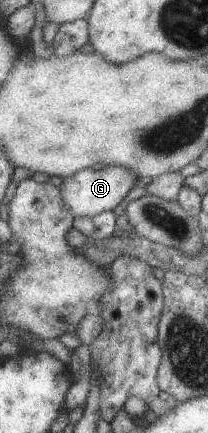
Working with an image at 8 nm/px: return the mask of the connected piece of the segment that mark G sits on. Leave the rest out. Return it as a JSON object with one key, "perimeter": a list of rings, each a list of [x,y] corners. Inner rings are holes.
{"perimeter":[[[118,166],[91,167],[76,172],[76,175],[64,177],[62,185],[58,188],[62,190],[62,200],[74,218],[94,217],[115,209],[133,189],[136,179],[127,169]]]}

